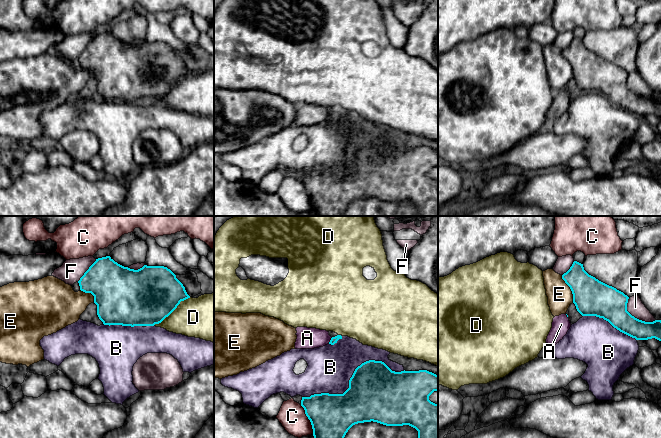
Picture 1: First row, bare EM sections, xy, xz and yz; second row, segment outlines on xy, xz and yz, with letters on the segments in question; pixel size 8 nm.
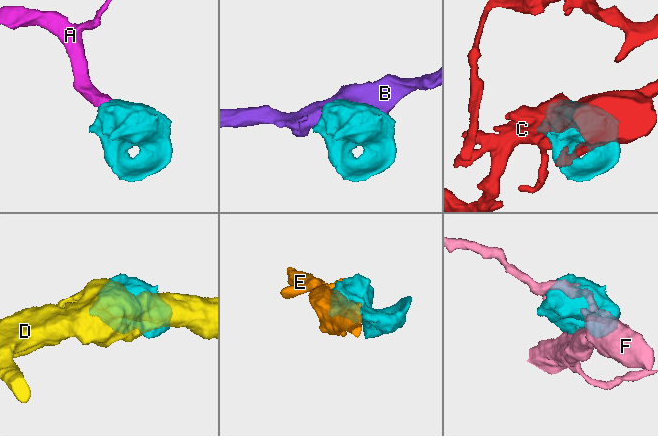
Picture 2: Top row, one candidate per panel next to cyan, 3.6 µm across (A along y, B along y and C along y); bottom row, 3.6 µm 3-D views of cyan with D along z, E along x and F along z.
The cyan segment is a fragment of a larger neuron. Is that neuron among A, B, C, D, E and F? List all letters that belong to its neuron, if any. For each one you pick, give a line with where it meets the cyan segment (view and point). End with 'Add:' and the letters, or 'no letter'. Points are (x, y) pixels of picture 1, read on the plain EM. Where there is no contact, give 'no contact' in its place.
A: meets cyan in xz at (330, 116)
Add: A

